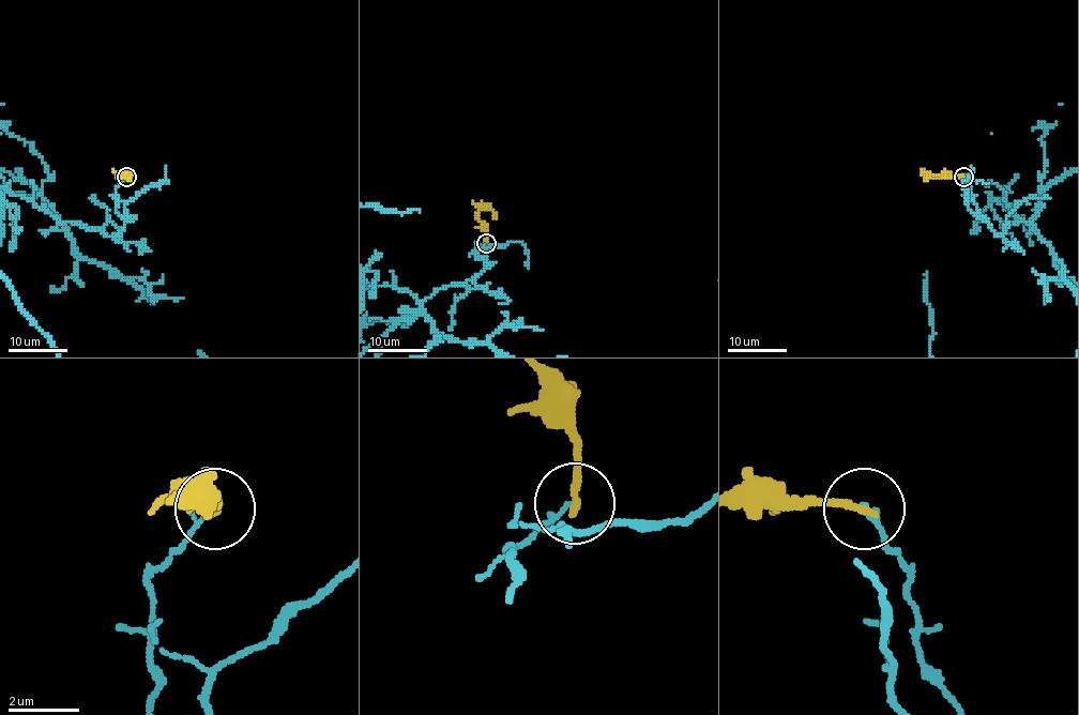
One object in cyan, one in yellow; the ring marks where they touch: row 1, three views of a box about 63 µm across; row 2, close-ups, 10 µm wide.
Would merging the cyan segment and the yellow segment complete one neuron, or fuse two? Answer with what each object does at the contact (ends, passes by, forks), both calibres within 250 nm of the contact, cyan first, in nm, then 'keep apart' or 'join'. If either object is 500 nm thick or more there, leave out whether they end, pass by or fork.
cyan ends; yellow ends; calibres 100 and 240 nm; keep apart

